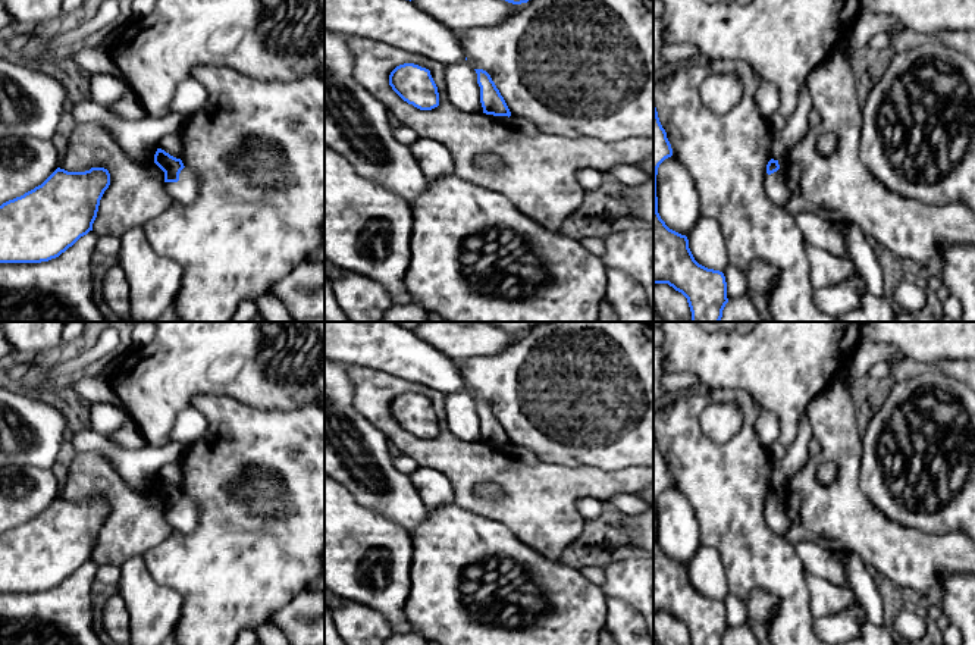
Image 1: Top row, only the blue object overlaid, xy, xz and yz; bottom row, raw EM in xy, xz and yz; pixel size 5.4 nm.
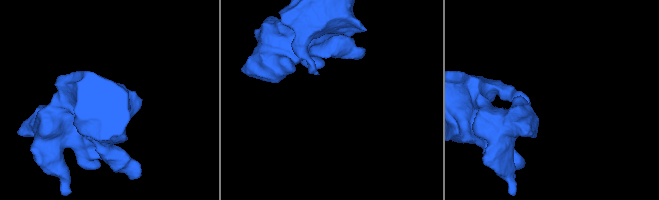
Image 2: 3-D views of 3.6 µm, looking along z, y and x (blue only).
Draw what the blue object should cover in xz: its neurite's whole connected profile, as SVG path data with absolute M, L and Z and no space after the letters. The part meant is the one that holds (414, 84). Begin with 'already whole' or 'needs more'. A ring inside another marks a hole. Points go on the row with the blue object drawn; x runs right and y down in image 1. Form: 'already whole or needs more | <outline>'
already whole | M414 63L399 65L391 72L389 85L404 101L420 110L439 106L438 87L426 68Z

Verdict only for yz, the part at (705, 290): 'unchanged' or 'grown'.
unchanged

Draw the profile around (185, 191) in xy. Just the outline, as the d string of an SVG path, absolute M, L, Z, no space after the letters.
M185 166L179 173L179 181L164 182L164 190L172 200L188 206L192 204L198 195L200 181L197 173Z

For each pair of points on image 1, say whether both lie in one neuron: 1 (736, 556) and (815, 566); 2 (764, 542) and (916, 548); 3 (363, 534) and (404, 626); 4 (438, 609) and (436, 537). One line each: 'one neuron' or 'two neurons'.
1: two neurons
2: two neurons
3: one neuron
4: one neuron

